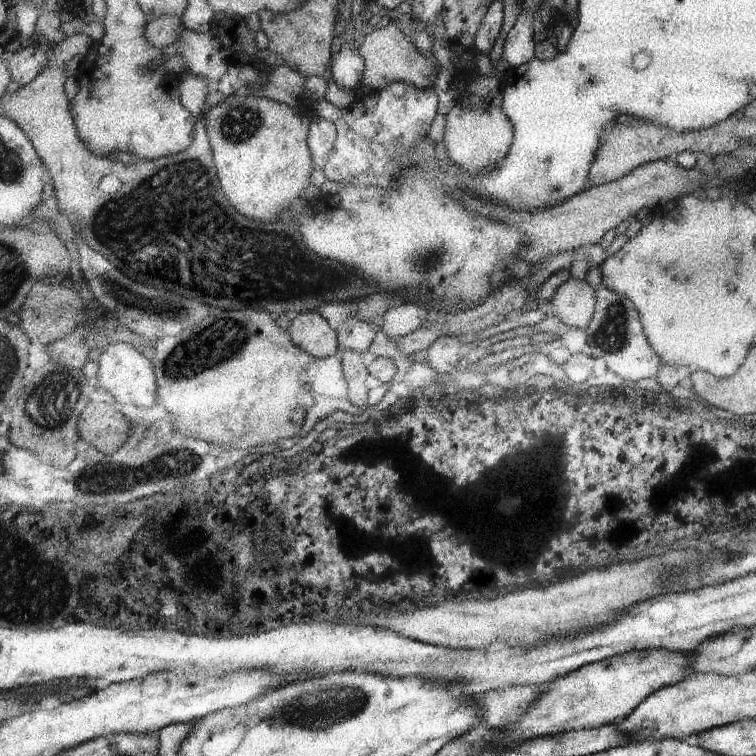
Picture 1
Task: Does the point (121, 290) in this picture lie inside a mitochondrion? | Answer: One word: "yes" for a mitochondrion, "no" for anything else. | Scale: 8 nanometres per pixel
yes

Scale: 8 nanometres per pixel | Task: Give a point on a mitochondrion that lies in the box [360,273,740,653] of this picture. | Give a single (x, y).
(612, 334)

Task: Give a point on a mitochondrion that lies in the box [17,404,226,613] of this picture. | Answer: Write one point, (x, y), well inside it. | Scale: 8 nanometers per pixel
(93, 472)

